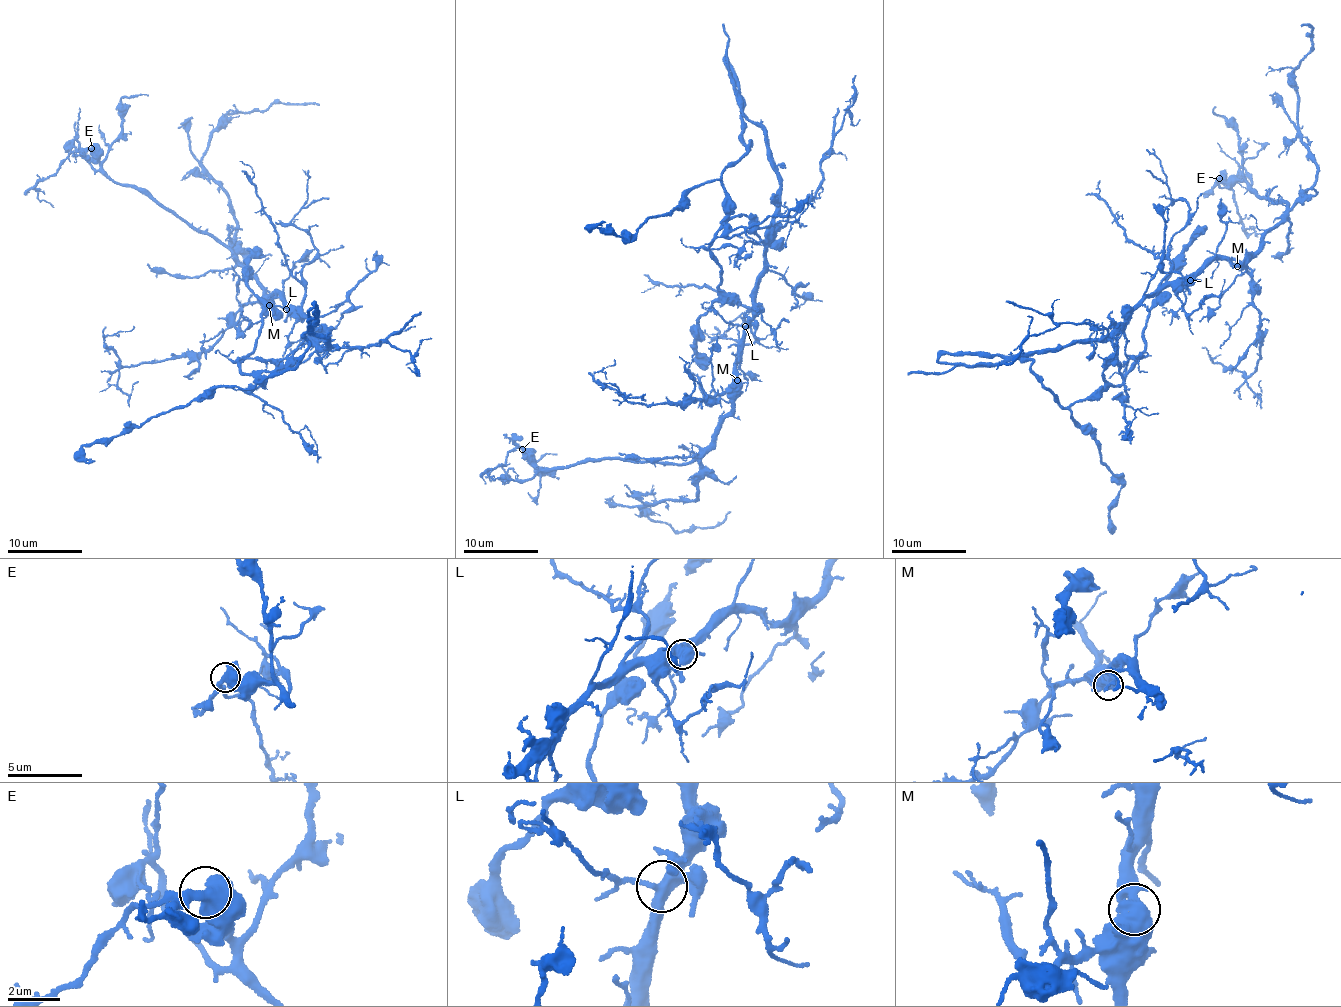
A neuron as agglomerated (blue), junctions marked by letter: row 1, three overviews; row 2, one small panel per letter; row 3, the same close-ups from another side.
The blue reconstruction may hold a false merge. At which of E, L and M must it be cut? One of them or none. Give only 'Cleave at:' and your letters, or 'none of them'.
Cleave at: none of them

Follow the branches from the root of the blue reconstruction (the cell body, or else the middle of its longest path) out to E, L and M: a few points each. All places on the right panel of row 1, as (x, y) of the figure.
E: (1200, 268), (1214, 259), (1241, 264), (1288, 205), (1257, 198), (1241, 181), (1219, 178)
L: (1200, 268), (1190, 280)
M: (1200, 268), (1214, 259), (1228, 259), (1237, 265)

